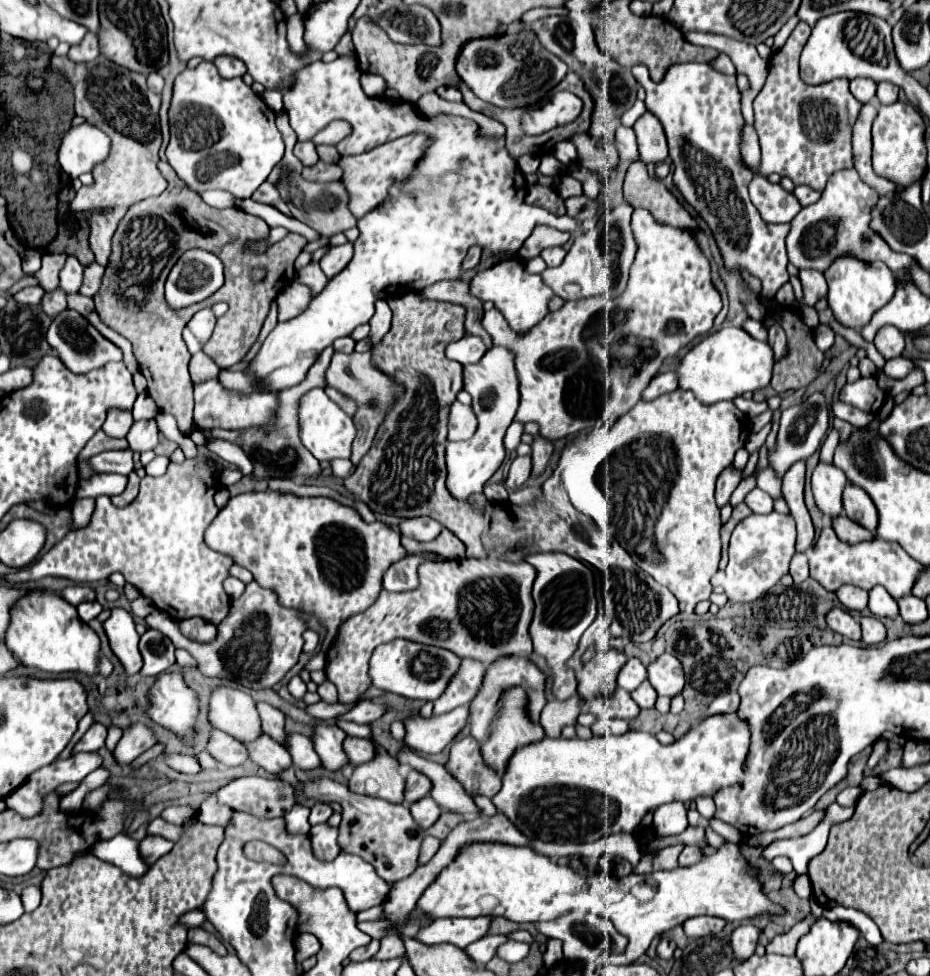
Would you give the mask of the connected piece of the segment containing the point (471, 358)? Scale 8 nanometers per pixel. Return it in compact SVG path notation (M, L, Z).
M466 335L460 341L454 341L446 347L446 355L448 359L454 359L462 365L470 365L470 363L478 363L482 359L482 355L486 353L486 347L482 343L480 337L472 337Z

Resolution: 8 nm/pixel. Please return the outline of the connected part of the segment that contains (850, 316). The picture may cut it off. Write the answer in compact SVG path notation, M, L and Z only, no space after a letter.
M844 255L832 261L832 265L824 271L824 277L828 279L828 305L834 311L834 317L856 331L860 331L864 325L868 325L874 311L884 307L896 291L896 277L894 273L880 261L860 261L852 255Z

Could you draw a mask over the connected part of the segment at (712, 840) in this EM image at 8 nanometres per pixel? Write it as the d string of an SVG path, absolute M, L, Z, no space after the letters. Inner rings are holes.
M702 819L702 823L700 823L700 825L704 827L704 831L706 832L706 843L708 843L708 845L713 845L713 847L717 848L726 843L726 841L716 833L716 831L712 831L712 829L710 829L710 825L708 825L708 821L706 821L706 819Z

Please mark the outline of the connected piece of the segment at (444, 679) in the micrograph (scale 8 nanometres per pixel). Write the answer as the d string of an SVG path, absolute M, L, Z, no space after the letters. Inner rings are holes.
M394 639L392 643L384 643L376 647L370 659L368 675L372 675L372 685L378 689L392 691L410 699L434 701L442 695L444 687L456 673L458 665L460 665L460 659L452 651L406 641L406 639Z

